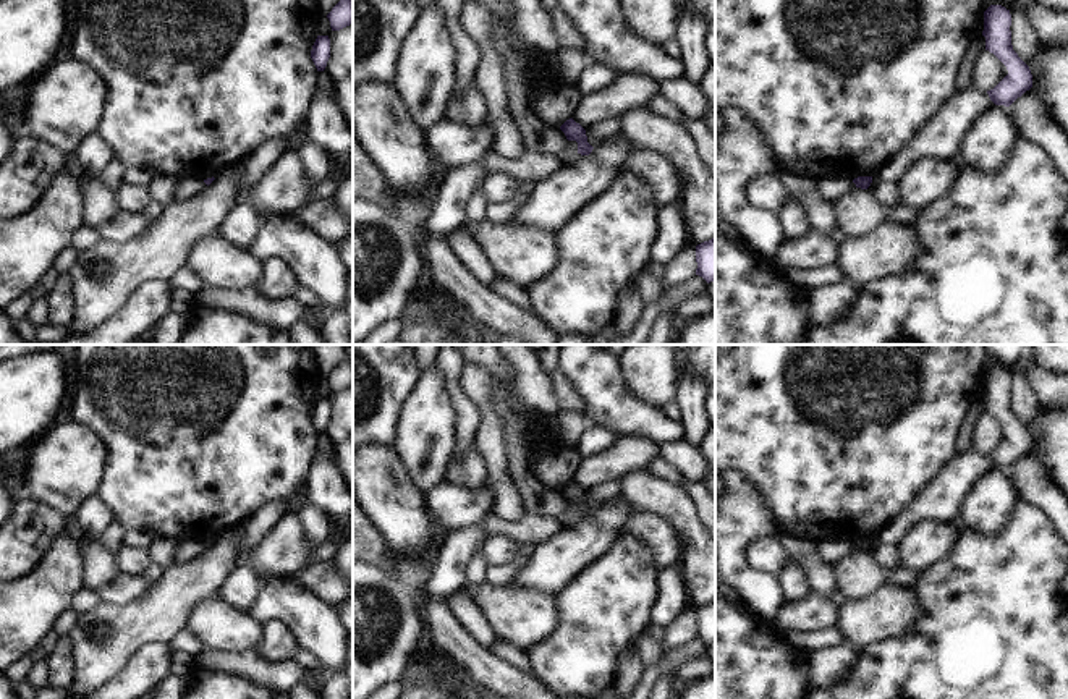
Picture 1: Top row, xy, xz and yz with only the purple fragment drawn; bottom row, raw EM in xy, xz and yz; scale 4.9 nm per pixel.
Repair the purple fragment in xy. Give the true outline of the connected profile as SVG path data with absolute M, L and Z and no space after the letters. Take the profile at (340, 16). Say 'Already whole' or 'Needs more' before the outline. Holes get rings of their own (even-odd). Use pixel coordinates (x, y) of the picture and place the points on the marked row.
Already whole. M340 0L327 15L332 31L340 31L353 23L351 0Z

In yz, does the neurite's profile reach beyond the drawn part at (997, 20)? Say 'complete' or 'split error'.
complete

